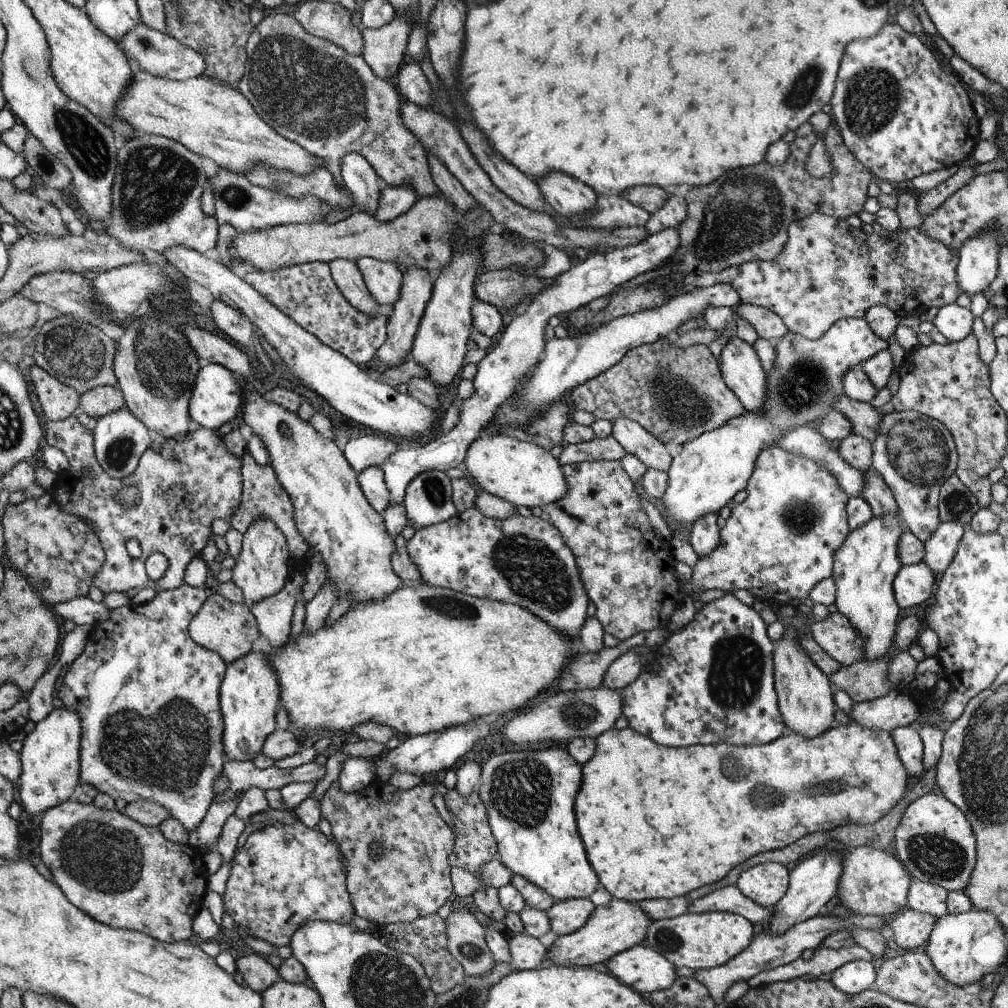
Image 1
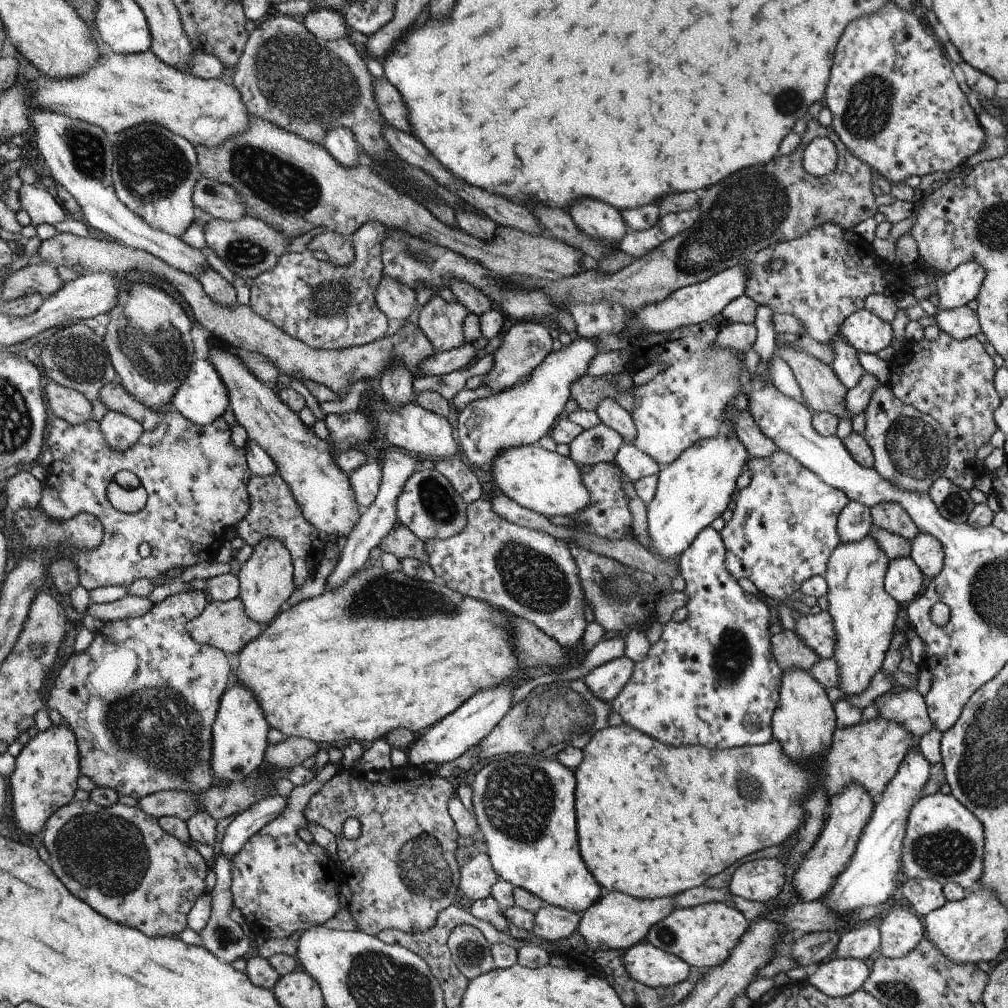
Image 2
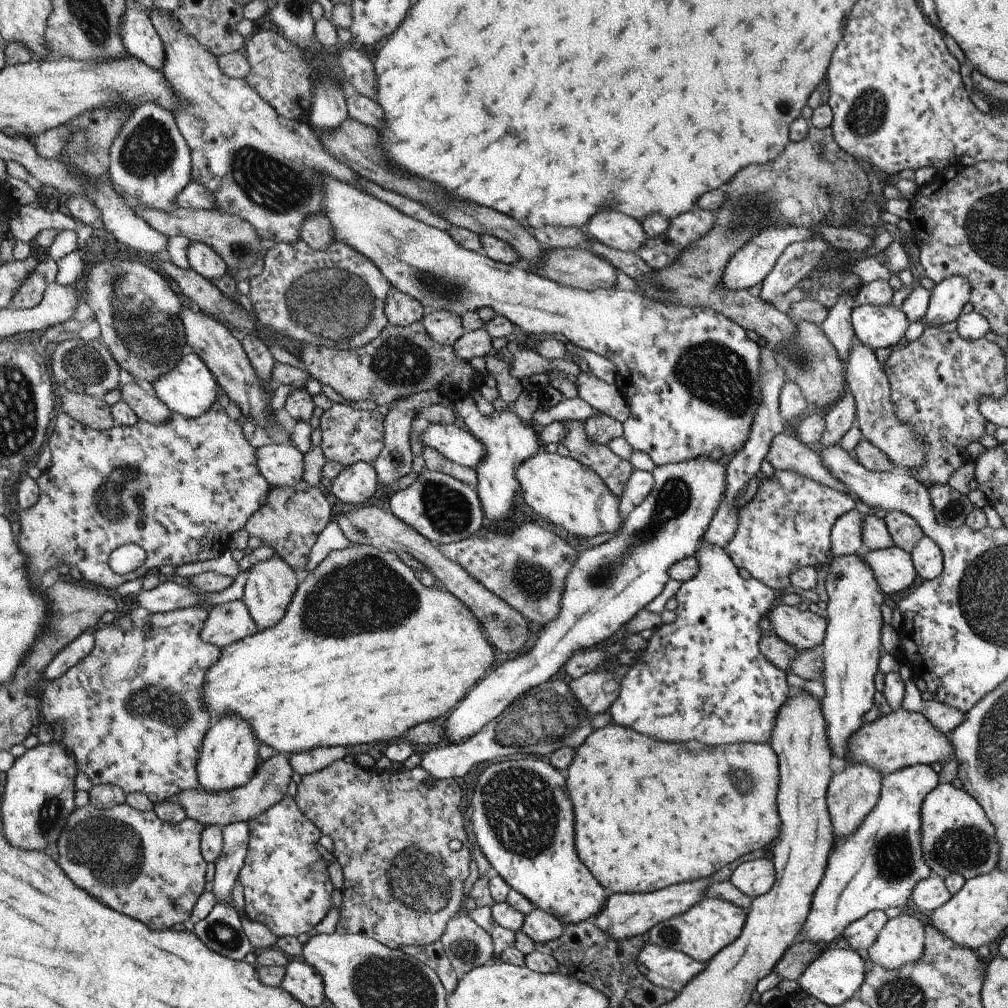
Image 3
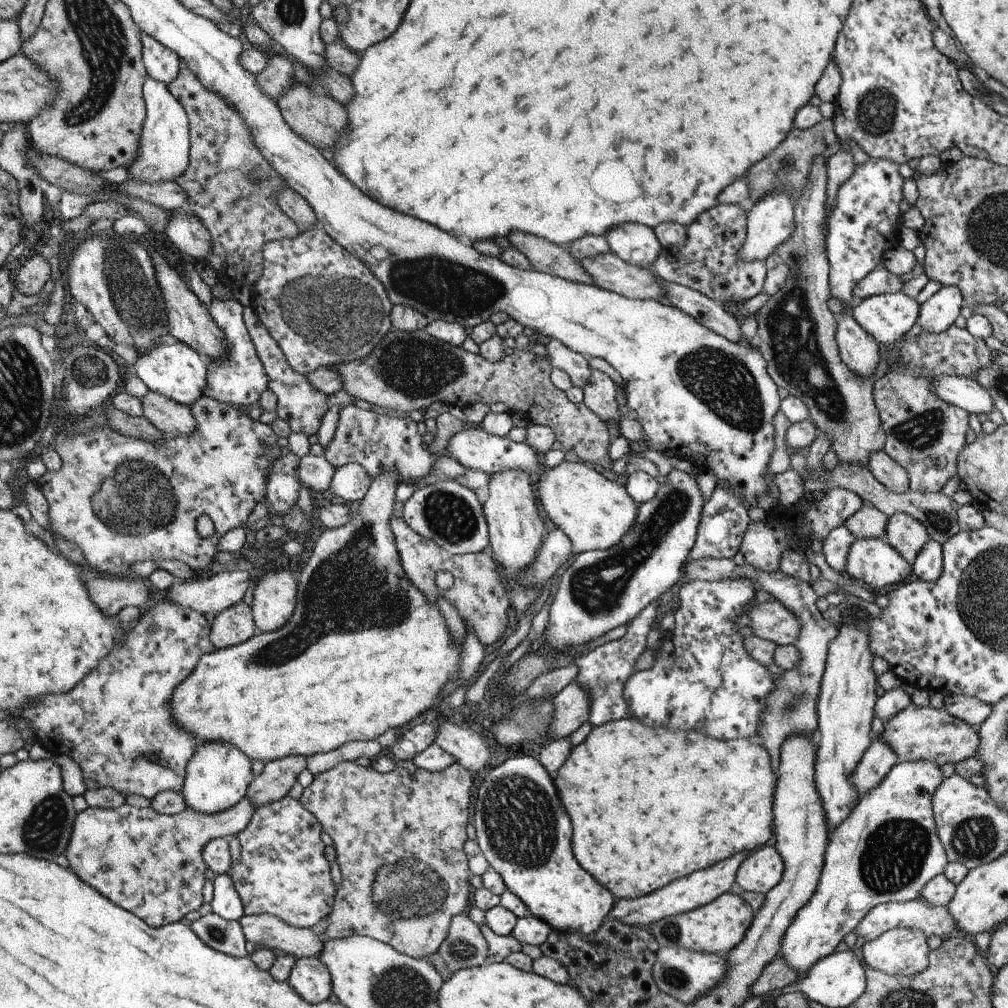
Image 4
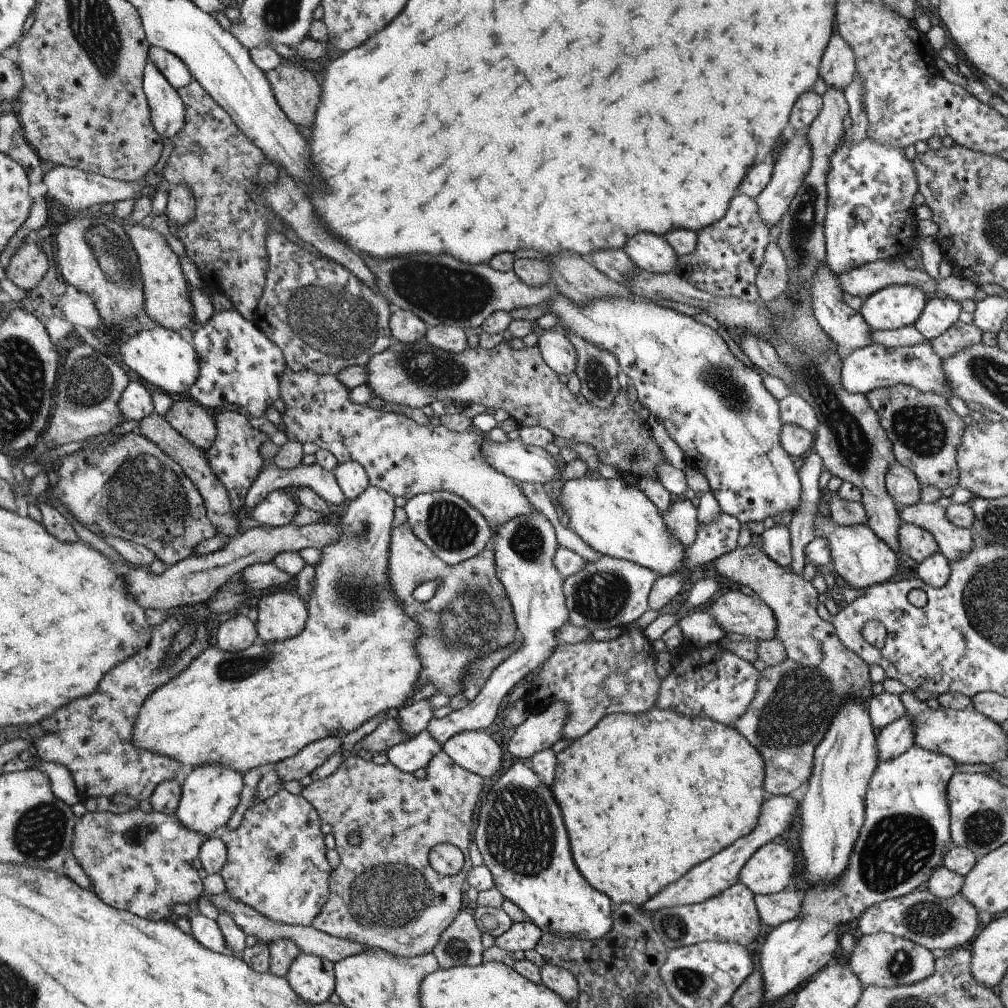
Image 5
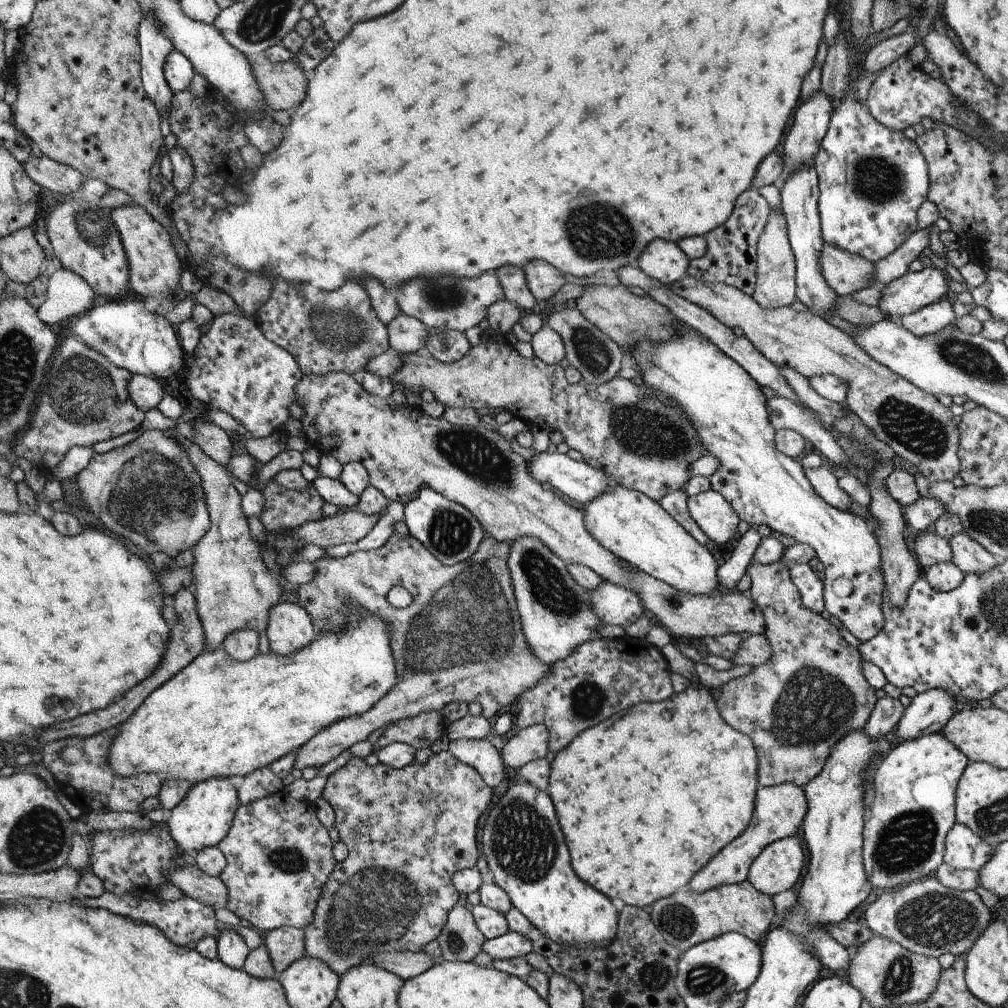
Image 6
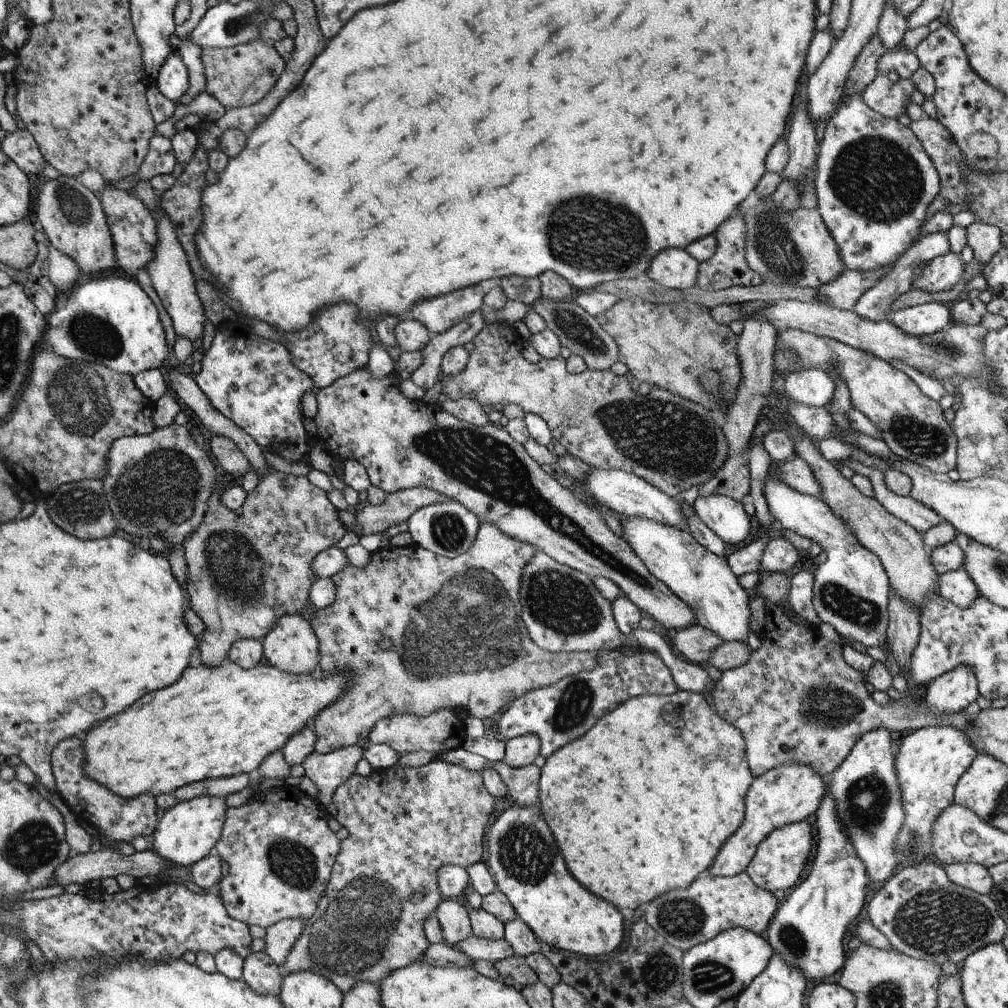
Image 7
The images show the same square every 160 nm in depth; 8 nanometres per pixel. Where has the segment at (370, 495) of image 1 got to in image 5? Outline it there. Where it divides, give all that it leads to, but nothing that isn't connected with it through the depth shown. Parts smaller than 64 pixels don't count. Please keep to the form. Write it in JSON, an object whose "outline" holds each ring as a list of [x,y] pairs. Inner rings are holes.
{"outline":[[[348,461],[335,466],[338,486],[348,500],[358,499],[369,487],[369,475],[358,461]]]}

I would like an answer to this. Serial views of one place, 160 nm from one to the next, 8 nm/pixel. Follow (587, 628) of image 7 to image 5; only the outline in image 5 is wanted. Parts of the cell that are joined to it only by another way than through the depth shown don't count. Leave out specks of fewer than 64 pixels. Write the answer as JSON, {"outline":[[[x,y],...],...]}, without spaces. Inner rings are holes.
{"outline":[[[535,508],[529,515],[507,520],[496,528],[492,550],[496,554],[497,576],[505,585],[517,619],[518,633],[524,636],[523,647],[501,662],[490,675],[478,696],[471,696],[466,707],[453,711],[443,718],[432,717],[427,731],[439,742],[464,731],[484,730],[500,715],[507,694],[522,679],[531,677],[556,650],[555,632],[568,623],[568,611],[563,595],[564,577],[554,566],[553,558],[559,544],[554,526],[542,511]]]}

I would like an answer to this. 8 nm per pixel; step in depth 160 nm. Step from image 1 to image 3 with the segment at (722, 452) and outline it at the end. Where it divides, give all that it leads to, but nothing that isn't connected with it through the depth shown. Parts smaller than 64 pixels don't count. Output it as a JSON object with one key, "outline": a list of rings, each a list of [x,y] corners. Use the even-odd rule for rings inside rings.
{"outline":[[[890,304],[885,307],[874,305],[856,305],[851,312],[851,323],[855,332],[856,340],[860,341],[864,346],[871,348],[874,352],[880,348],[894,347],[902,337],[905,336],[906,330],[910,322],[904,311],[898,310]],[[700,455],[687,461],[657,466],[652,473],[655,480],[652,492],[627,516],[621,533],[618,536],[607,540],[601,545],[578,553],[577,561],[570,569],[569,575],[565,578],[565,591],[563,592],[561,598],[559,617],[556,620],[551,621],[548,625],[546,625],[546,627],[537,629],[533,640],[529,644],[529,650],[526,648],[526,652],[521,652],[523,654],[520,653],[518,656],[510,656],[510,658],[507,661],[504,661],[501,666],[498,666],[496,670],[490,670],[489,675],[486,675],[484,679],[478,682],[478,684],[472,688],[469,694],[466,695],[456,707],[454,707],[454,711],[449,712],[445,723],[443,724],[443,740],[441,744],[459,745],[463,742],[466,742],[469,738],[472,738],[472,736],[478,734],[478,732],[480,732],[484,726],[487,726],[493,720],[498,719],[499,716],[501,716],[514,701],[516,701],[518,698],[521,698],[525,692],[528,692],[531,688],[537,687],[539,684],[545,683],[556,676],[560,676],[563,673],[566,661],[573,656],[576,650],[588,650],[596,646],[603,646],[606,643],[612,641],[616,636],[619,636],[622,633],[625,624],[639,610],[644,609],[646,604],[650,604],[650,602],[652,602],[652,600],[654,600],[654,598],[656,598],[656,596],[662,592],[664,584],[666,584],[666,582],[668,582],[670,579],[669,574],[667,573],[670,566],[679,560],[692,556],[698,550],[702,540],[704,540],[703,536],[707,531],[708,525],[710,524],[714,513],[718,510],[720,503],[725,499],[725,490],[727,487],[726,466],[717,460],[711,459],[710,455]]]}

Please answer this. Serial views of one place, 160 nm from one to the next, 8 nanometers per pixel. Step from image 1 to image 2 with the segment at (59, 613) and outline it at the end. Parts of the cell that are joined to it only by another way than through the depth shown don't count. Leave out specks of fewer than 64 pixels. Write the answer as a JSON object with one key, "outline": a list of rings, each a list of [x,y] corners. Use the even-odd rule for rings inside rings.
{"outline":[[[126,595],[111,603],[101,604],[91,601],[87,606],[85,614],[90,614],[92,618],[98,618],[98,620],[105,622],[139,617],[153,607],[154,603],[150,602],[148,597]]]}

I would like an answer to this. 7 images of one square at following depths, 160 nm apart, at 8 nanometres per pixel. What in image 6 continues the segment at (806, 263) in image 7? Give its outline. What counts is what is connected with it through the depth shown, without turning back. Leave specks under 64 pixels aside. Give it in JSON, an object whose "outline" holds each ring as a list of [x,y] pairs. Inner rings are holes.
{"outline":[[[829,244],[823,246],[820,258],[826,282],[840,296],[874,286],[876,263]]]}

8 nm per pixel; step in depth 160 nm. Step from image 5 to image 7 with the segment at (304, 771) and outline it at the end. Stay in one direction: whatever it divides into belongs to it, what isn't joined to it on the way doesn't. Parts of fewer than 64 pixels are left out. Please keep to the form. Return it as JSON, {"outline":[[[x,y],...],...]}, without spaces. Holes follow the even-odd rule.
{"outline":[[[482,522],[481,529],[477,533],[477,539],[474,540],[473,547],[469,552],[464,552],[456,558],[445,558],[441,555],[436,555],[428,549],[424,549],[418,545],[396,548],[386,546],[377,552],[374,552],[368,560],[368,564],[364,568],[356,568],[352,564],[344,566],[340,572],[336,572],[332,576],[332,582],[336,586],[336,598],[332,604],[326,609],[320,609],[317,613],[314,612],[314,619],[310,620],[310,625],[314,629],[318,638],[318,643],[321,646],[321,663],[318,671],[321,676],[334,676],[334,672],[340,670],[350,670],[352,672],[352,684],[348,686],[348,690],[330,706],[326,706],[324,710],[318,712],[318,715],[312,720],[312,728],[316,734],[316,744],[314,751],[319,754],[327,754],[338,748],[345,748],[351,745],[356,745],[360,740],[368,738],[370,732],[374,729],[374,724],[382,718],[394,716],[394,714],[416,714],[416,716],[428,716],[440,708],[465,708],[469,715],[480,719],[490,718],[495,720],[499,716],[500,710],[504,706],[508,706],[518,699],[518,696],[545,688],[550,684],[555,684],[562,678],[569,675],[575,675],[580,672],[588,672],[594,670],[600,664],[600,657],[606,654],[606,650],[598,650],[598,652],[556,652],[552,653],[540,649],[529,636],[525,622],[522,621],[521,615],[521,586],[522,574],[524,574],[526,564],[530,564],[530,560],[534,560],[534,554],[538,550],[533,545],[521,542],[512,536],[506,536],[498,526],[490,524],[490,522]],[[380,640],[392,640],[392,648],[390,650],[382,650],[380,648]]]}

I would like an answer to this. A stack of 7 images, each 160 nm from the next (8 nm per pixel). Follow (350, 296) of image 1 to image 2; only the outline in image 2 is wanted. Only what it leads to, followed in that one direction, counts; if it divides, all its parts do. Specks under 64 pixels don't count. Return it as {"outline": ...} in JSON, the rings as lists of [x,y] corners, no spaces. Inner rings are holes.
{"outline":[[[326,230],[322,234],[316,235],[308,244],[311,251],[322,250],[328,255],[335,266],[347,267],[355,261],[355,250],[350,238],[334,231]]]}

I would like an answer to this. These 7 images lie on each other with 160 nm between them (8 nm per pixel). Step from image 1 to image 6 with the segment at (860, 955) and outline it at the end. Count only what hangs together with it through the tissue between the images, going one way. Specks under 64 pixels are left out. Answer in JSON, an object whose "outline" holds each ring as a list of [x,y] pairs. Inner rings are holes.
{"outline":[[[932,875],[881,893],[879,898],[868,906],[864,918],[866,918],[868,928],[874,934],[889,938],[916,954],[938,959],[947,952],[955,957],[964,956],[982,931],[992,922],[991,912],[993,909],[986,908],[976,891],[949,889]]]}

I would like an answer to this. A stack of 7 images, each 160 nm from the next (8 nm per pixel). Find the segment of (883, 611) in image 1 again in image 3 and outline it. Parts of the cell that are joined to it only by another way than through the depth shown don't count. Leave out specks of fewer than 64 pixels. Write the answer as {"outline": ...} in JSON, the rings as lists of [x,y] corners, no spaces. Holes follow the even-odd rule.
{"outline":[[[861,553],[834,557],[827,568],[824,584],[829,599],[827,609],[824,610],[827,629],[823,640],[820,680],[826,693],[819,700],[827,724],[831,751],[845,760],[850,736],[863,725],[864,713],[876,706],[875,676],[879,671],[878,660],[884,653],[880,638],[885,623],[880,606],[884,604],[886,596]]]}

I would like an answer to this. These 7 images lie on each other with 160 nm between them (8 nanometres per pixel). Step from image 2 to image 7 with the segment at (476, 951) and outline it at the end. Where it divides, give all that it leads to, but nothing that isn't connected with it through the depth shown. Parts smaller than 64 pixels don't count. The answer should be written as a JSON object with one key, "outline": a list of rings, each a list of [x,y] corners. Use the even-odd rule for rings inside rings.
{"outline":[[[457,899],[445,900],[440,904],[435,917],[439,920],[443,942],[448,947],[456,949],[458,944],[473,936],[468,910]]]}

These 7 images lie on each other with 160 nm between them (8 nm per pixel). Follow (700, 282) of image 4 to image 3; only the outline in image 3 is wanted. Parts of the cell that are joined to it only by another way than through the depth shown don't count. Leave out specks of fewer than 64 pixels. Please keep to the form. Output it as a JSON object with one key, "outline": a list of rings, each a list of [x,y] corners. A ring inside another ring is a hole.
{"outline":[[[694,207],[669,219],[669,228],[660,236],[648,237],[636,254],[651,269],[666,268],[675,256],[690,243],[704,236],[713,225],[713,211]]]}

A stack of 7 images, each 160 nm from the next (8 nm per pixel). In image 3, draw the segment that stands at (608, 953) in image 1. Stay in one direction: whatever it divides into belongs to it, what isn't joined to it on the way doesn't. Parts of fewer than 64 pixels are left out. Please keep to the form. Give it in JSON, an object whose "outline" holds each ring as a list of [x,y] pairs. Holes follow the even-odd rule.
{"outline":[[[711,878],[691,883],[678,883],[651,893],[610,893],[607,904],[595,916],[596,926],[616,940],[628,940],[640,934],[646,937],[647,932],[655,924],[664,922],[673,916],[680,916],[698,901],[704,899],[703,892],[710,884],[709,881],[712,883]]]}

